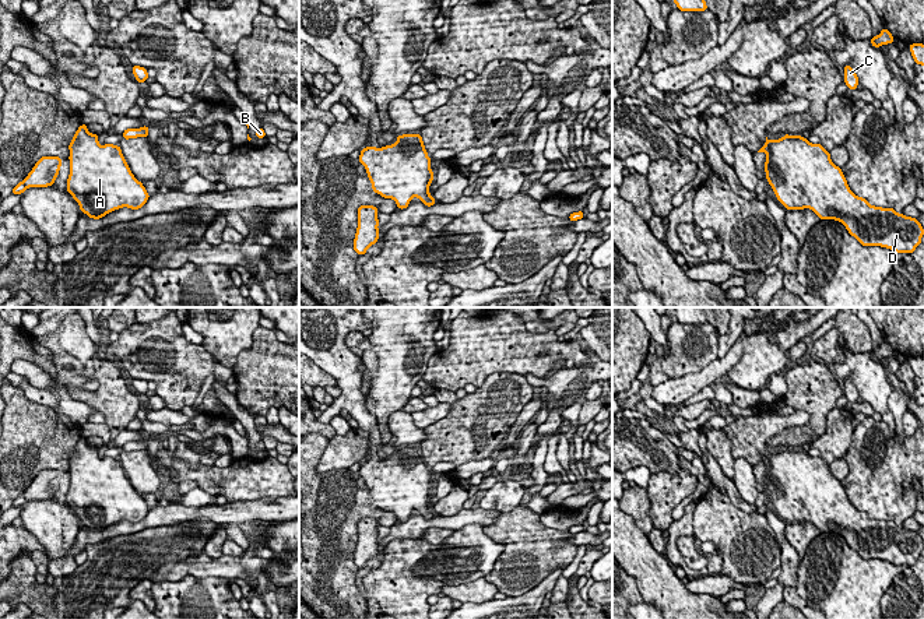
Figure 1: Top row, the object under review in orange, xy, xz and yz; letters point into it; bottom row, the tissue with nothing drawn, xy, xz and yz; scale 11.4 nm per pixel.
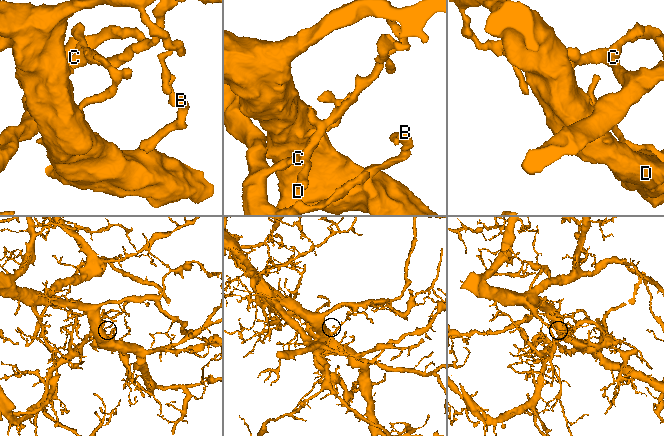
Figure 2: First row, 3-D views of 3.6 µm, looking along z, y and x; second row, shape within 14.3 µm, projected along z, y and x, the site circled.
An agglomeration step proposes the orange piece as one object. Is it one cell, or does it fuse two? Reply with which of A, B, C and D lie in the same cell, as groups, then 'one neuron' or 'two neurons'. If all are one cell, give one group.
groups A B D / C; two neurons

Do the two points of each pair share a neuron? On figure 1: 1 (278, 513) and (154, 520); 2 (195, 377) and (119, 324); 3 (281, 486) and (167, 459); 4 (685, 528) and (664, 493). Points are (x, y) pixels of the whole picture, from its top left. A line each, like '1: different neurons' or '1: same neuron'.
1: same neuron
2: different neurons
3: same neuron
4: different neurons

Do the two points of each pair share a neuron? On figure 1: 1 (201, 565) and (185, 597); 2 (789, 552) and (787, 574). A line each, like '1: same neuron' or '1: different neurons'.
1: different neurons
2: same neuron

